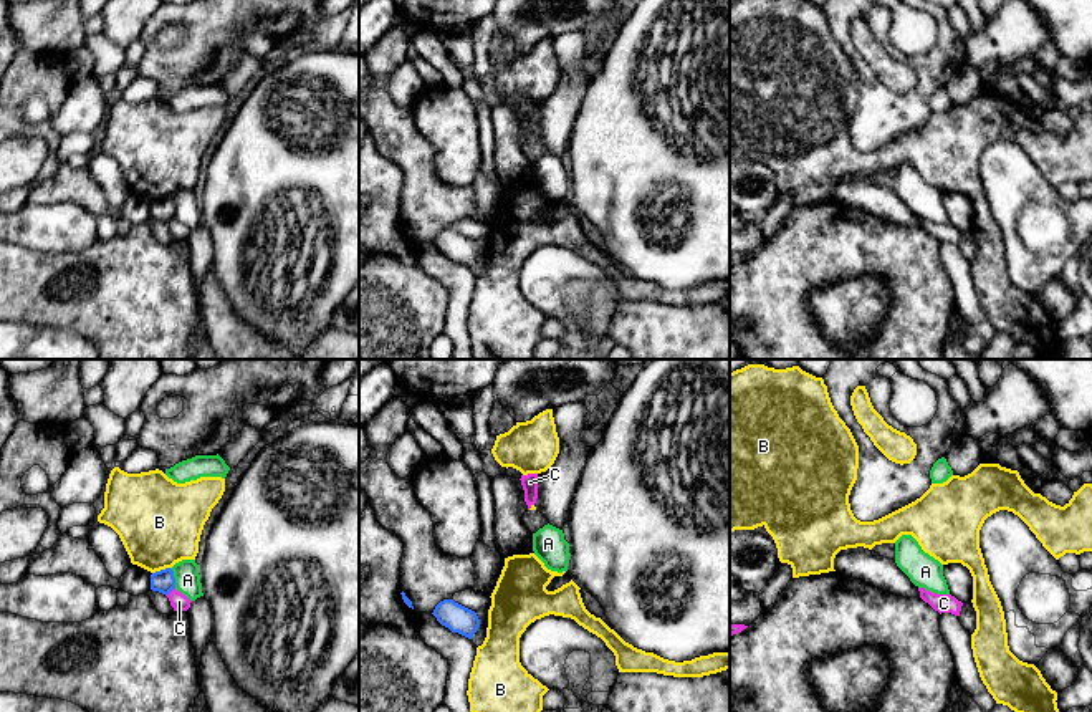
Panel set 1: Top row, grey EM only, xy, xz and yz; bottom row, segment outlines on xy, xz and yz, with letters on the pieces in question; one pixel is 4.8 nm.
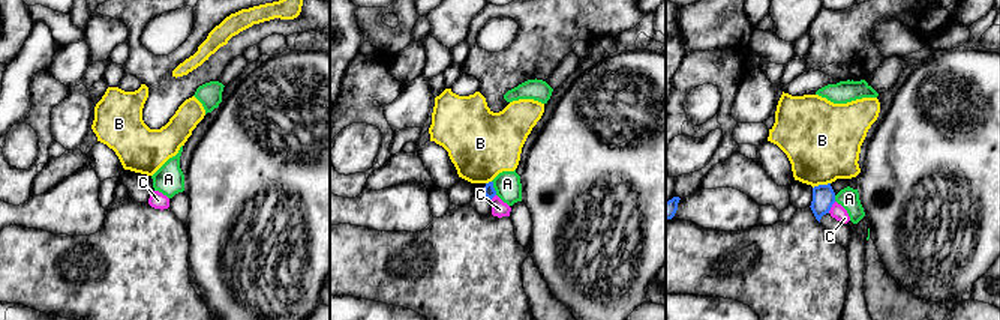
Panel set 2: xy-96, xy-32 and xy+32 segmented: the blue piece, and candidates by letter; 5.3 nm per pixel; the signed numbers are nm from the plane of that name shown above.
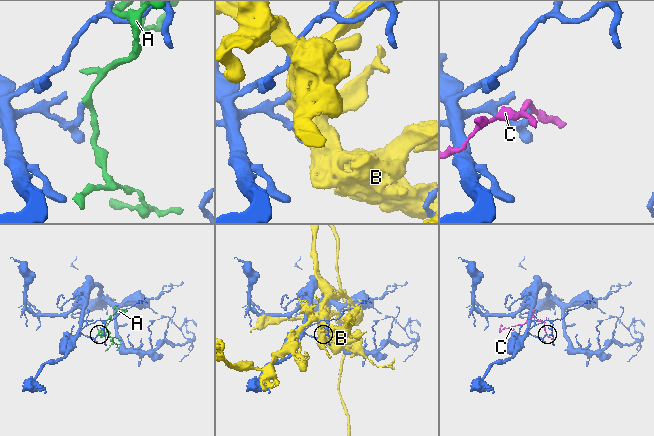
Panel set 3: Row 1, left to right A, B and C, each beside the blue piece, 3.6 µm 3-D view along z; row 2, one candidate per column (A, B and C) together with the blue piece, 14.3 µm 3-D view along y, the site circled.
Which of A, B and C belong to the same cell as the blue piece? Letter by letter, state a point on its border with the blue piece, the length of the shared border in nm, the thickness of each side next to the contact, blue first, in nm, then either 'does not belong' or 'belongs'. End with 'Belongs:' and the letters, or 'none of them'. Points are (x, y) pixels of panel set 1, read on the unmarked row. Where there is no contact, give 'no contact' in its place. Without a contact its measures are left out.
A: contact xy (174, 207); length 100 nm; calibres 110 and 130 nm; does not belong
B: contact xy (161, 199); length 100 nm; calibres 110 and 420 nm; does not belong
C: contact xy (169, 221); length 60 nm; calibres 110 and 90 nm; does not belong
Belongs: none of them

